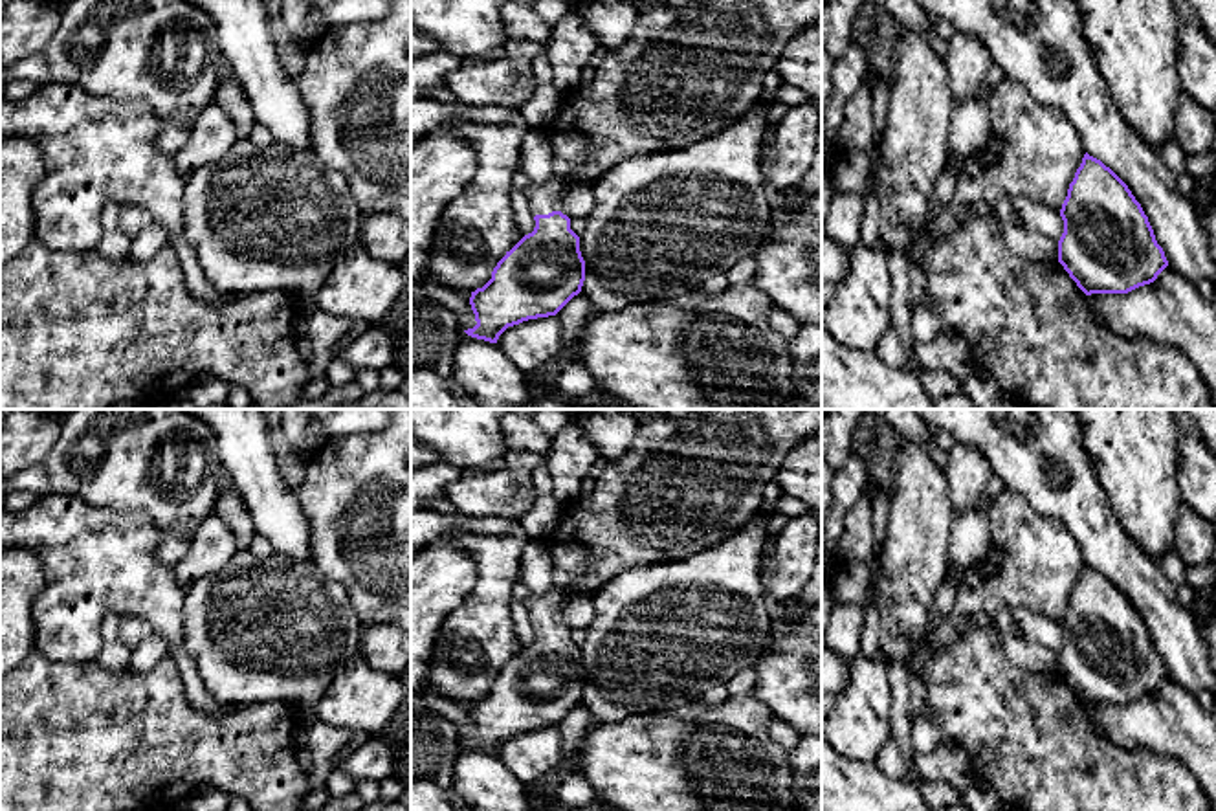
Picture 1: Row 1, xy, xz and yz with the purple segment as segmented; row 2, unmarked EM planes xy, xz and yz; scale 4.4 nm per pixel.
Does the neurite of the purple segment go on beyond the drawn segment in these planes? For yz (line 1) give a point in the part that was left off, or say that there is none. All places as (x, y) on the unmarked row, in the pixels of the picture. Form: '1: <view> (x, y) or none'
1: none

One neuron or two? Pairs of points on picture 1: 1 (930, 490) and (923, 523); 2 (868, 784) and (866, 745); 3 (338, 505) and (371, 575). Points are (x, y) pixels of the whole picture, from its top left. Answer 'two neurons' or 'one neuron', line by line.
1: one neuron
2: two neurons
3: one neuron

